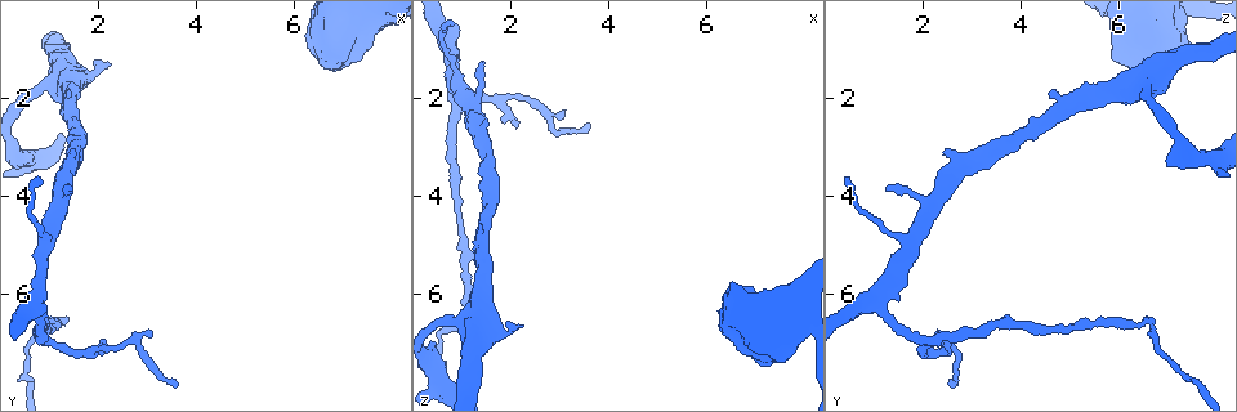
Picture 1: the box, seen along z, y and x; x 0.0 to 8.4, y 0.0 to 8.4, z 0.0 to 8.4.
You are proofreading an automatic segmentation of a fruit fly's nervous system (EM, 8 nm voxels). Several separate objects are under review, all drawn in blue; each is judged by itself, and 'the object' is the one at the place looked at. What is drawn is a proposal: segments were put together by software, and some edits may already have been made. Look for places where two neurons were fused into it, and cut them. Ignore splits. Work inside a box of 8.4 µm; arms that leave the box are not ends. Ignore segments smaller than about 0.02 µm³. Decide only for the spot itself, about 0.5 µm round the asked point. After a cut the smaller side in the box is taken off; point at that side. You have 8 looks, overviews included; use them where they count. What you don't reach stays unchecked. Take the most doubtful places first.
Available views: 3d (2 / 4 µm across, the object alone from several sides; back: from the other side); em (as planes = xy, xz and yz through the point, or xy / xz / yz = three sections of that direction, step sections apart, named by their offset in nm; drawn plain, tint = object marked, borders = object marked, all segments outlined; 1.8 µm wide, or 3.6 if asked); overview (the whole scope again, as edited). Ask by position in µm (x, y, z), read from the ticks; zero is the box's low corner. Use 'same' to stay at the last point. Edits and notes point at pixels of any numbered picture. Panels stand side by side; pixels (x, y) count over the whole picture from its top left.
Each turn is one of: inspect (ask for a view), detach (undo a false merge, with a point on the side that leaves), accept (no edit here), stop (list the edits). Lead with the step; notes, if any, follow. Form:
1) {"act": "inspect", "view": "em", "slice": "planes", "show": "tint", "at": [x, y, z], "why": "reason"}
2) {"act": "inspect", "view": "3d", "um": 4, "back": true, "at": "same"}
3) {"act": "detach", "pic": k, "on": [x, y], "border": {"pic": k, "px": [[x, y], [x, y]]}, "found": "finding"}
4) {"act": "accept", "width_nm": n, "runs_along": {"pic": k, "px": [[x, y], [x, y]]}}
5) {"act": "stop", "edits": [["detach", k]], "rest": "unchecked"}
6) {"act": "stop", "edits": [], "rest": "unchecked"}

{"act": "inspect", "view": "em", "slice": "planes", "show": "plain", "at": [2.05, 7.10, 1.95], "why": "thin neck"}

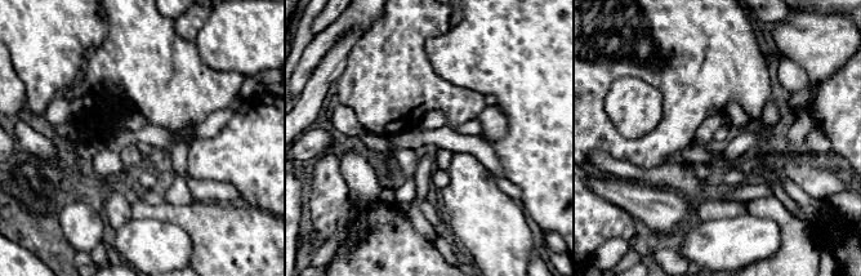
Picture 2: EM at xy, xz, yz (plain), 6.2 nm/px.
{"act": "inspect", "view": "em", "slice": "planes", "show": "tint", "at": "same", "why": "where the object lies"}

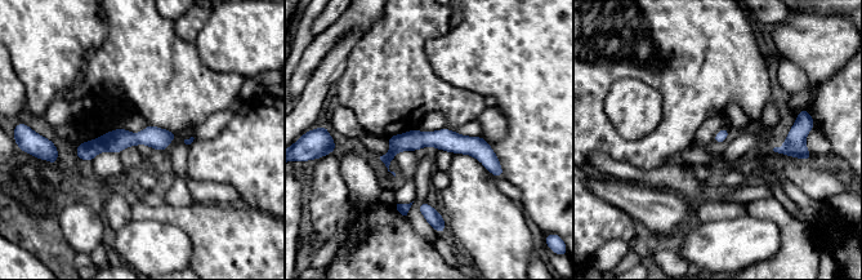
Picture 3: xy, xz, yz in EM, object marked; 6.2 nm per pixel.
{"act": "accept", "width_nm": 70, "runs_along": {"pic": 3, "px": [[385, 158], [402, 142], [447, 140], [498, 170]]}, "found": "continuous, no second neuron"}

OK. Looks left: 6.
{"act": "inspect", "view": "3d", "um": 2, "back": true, "at": [0.80, 6.05, 1.15], "why": "a fork"}

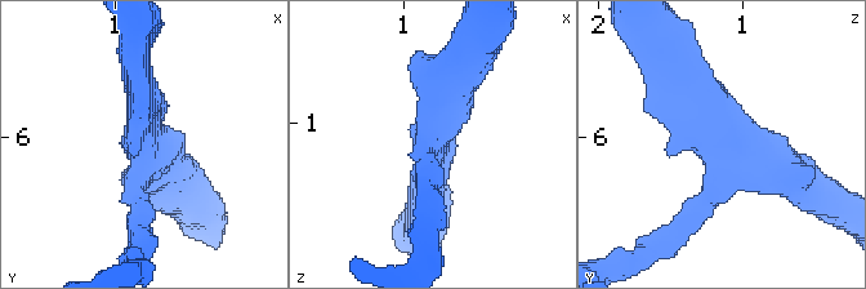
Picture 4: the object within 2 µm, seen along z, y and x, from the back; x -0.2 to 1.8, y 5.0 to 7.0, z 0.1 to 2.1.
{"act": "inspect", "view": "em", "slice": "planes", "show": "borders", "at": [0.80, 6.04, 1.08], "arms": 3, "arm_widths_nm": [170, 280, 280], "why": "now the EM"}

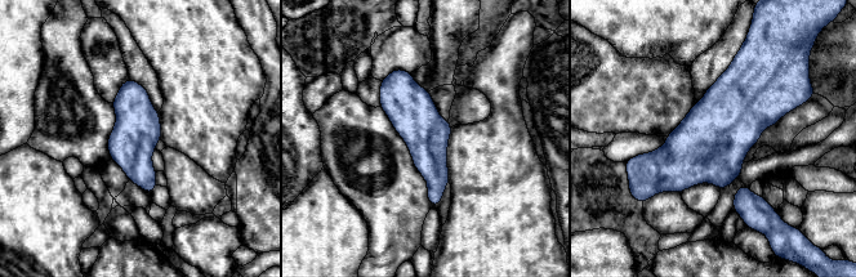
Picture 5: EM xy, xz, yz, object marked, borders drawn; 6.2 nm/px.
{"act": "accept", "runs_along": {"pic": 5, "px": [[398, 72], [427, 134], [435, 202]]}, "found": "one neuron here"}

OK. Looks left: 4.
{"act": "inspect", "view": "em", "slice": "planes", "show": "tint", "at": [1.10, 1.80, 6.55], "why": "three arms meet"}

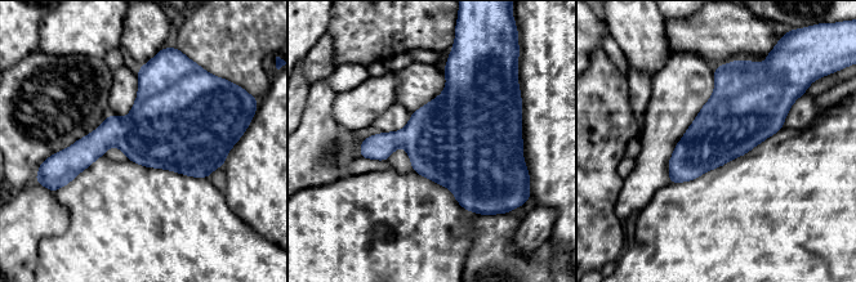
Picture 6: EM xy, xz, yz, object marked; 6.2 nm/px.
{"act": "accept", "width_nm": 400, "found": "continuous, no second neuron"}

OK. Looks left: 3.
{"act": "stop", "edits": [], "rest": "unchecked"}

